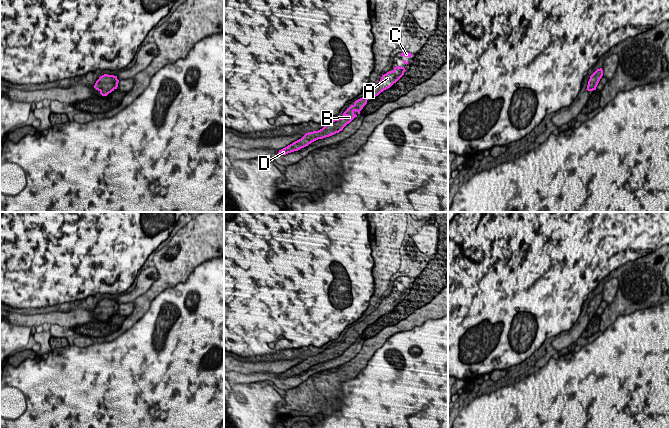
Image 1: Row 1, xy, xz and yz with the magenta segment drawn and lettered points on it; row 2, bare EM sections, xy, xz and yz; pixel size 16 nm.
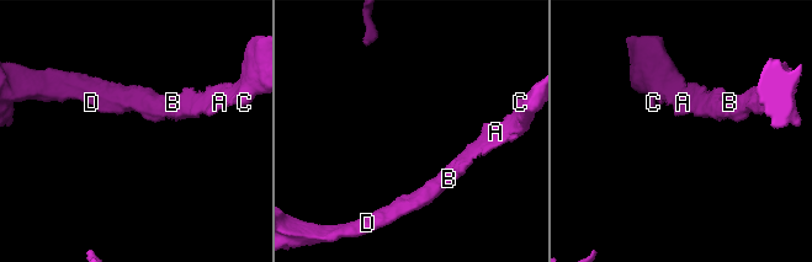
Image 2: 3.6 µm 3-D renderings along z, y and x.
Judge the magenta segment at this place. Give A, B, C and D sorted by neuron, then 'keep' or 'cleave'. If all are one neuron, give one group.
A B C / D; cleave

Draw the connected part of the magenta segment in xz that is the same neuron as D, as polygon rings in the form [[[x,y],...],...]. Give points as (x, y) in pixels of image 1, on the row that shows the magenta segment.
[[[320,129],[318,131],[306,133],[301,139],[293,142],[292,144],[288,145],[287,147],[279,150],[278,154],[279,155],[286,155],[288,153],[298,151],[301,148],[308,146],[312,142],[320,139],[320,138],[317,137],[317,134],[318,134],[319,131],[322,132],[322,129]]]

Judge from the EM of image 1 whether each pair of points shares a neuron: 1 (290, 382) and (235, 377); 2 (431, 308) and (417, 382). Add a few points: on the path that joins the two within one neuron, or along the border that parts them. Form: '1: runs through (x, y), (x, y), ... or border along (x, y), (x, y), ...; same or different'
1: runs through (276, 380), (272, 376), (249, 378); same
2: border along (437, 318), (427, 319), (421, 325), (408, 330); different

